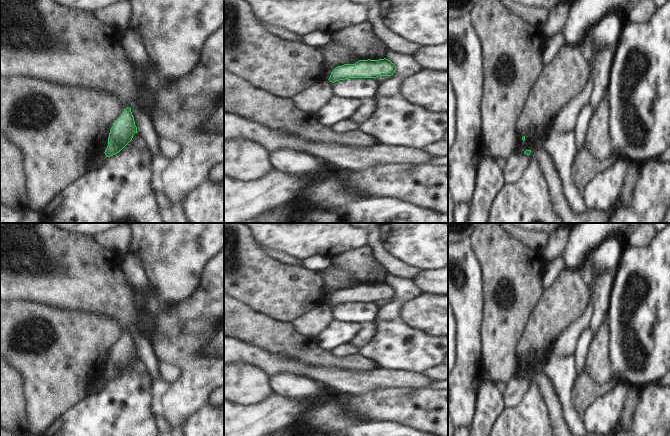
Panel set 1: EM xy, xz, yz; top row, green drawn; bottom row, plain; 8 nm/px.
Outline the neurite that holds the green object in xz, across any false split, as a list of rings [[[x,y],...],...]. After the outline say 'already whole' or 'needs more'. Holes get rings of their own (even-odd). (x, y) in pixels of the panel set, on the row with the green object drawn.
[[[388,59],[359,60],[355,64],[344,64],[337,66],[328,79],[334,83],[349,78],[377,78],[379,76],[391,76],[396,66]]] | already whole

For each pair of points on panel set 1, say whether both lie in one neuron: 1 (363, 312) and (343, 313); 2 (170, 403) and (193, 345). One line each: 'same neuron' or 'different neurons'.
1: same neuron
2: same neuron

